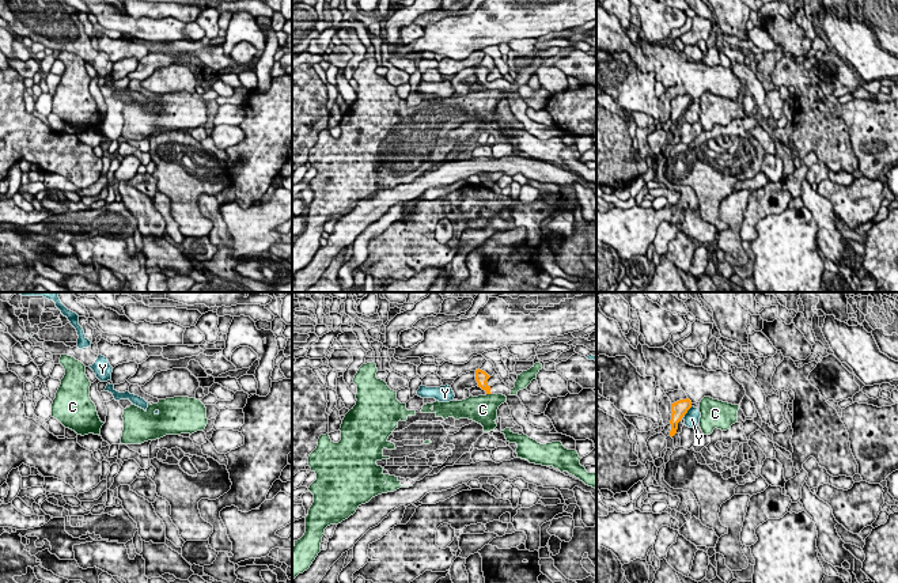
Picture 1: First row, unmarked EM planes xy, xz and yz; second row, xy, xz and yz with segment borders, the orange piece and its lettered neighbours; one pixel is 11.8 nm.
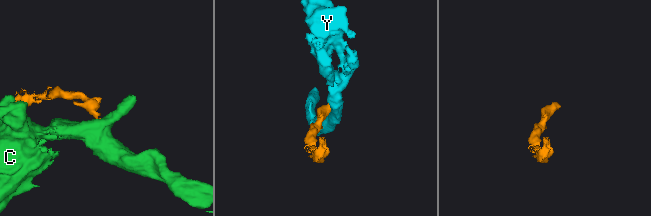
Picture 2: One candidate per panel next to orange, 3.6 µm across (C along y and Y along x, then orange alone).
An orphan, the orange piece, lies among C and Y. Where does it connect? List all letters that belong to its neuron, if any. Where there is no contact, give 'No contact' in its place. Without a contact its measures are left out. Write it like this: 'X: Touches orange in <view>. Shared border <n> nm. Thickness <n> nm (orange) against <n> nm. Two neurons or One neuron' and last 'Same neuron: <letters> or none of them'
C: Touches orange in xz. Shared border 70 nm. Thickness 160 nm (orange) against 340 nm. Two neurons
Y: Touches orange in yz. Shared border 150 nm. Thickness 190 nm (orange) against 190 nm. Two neurons
Same neuron: none of them

